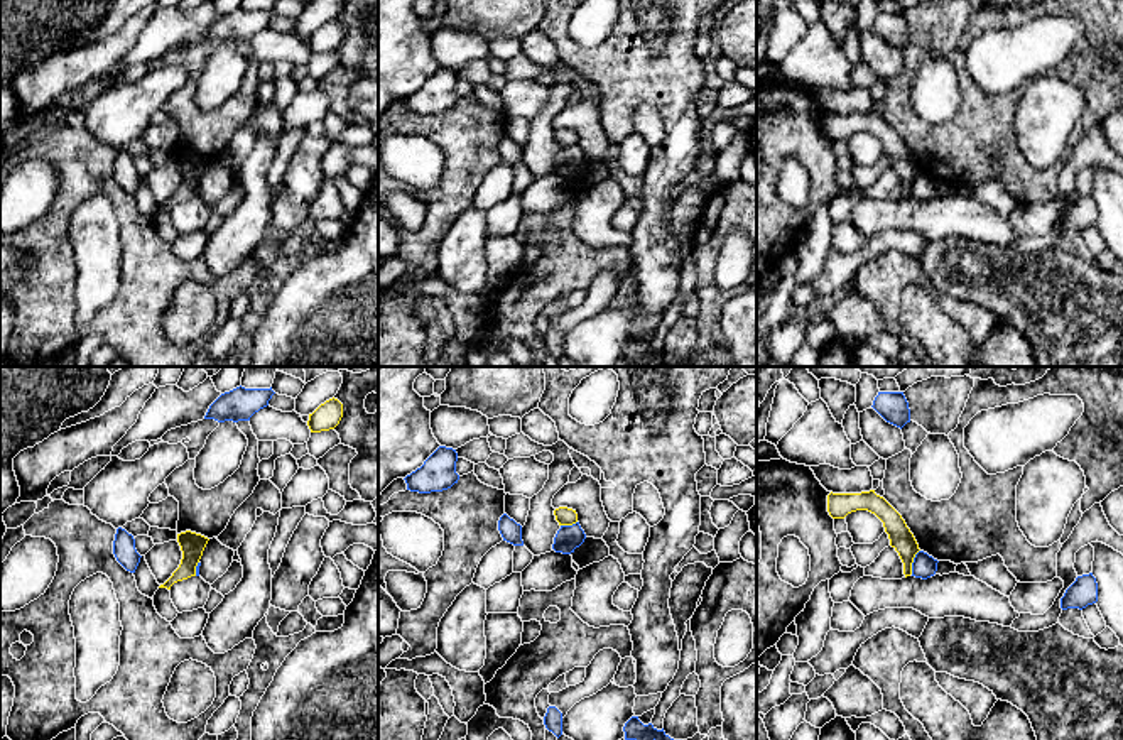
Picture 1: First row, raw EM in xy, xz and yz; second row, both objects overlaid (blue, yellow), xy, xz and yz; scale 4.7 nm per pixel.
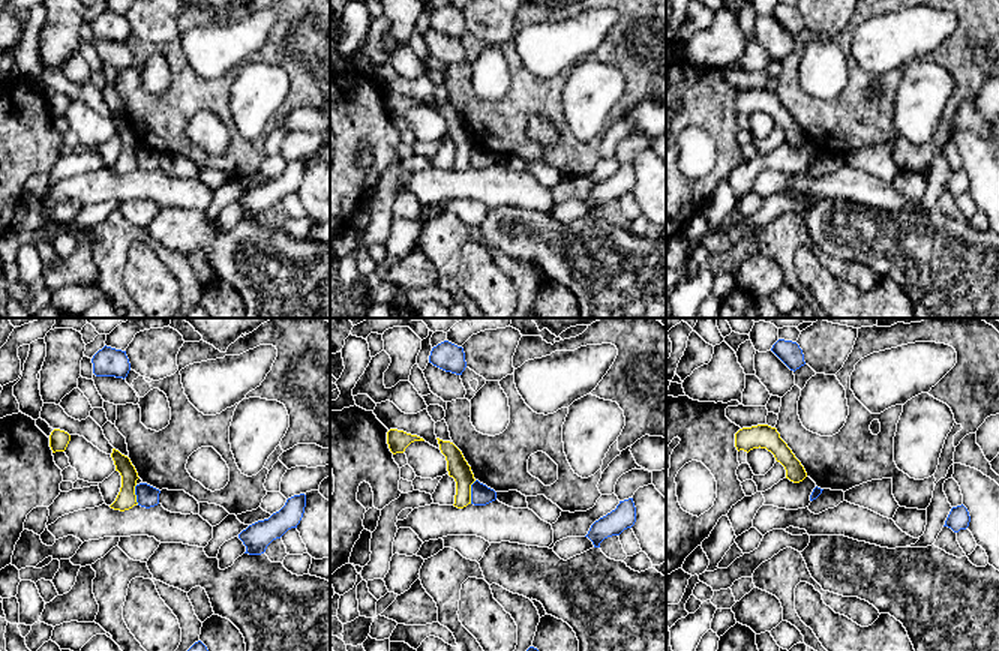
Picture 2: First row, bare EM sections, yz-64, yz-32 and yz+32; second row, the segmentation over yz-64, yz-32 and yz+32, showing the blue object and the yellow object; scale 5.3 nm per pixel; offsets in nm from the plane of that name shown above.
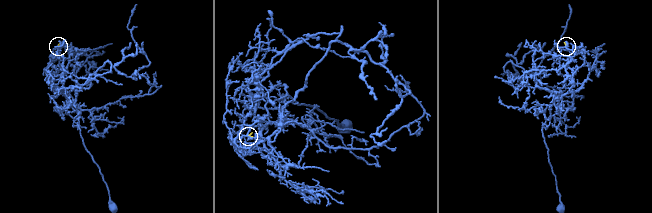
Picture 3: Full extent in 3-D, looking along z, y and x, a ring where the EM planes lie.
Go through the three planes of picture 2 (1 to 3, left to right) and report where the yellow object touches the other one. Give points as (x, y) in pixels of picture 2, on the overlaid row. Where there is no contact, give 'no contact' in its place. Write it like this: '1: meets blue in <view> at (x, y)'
1: meets blue in yz-64 at (135, 494)
2: meets blue in yz-32 at (471, 492)
3: no contact

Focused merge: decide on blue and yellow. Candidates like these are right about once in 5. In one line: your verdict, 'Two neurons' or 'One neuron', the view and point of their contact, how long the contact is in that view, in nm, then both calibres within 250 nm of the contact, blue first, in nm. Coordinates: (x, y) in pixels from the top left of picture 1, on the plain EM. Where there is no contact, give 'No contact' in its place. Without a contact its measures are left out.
Two neurons. Touches blue at yz (914, 183). Shared border 130 nm. Thickness 120 nm (blue) against 110 nm

